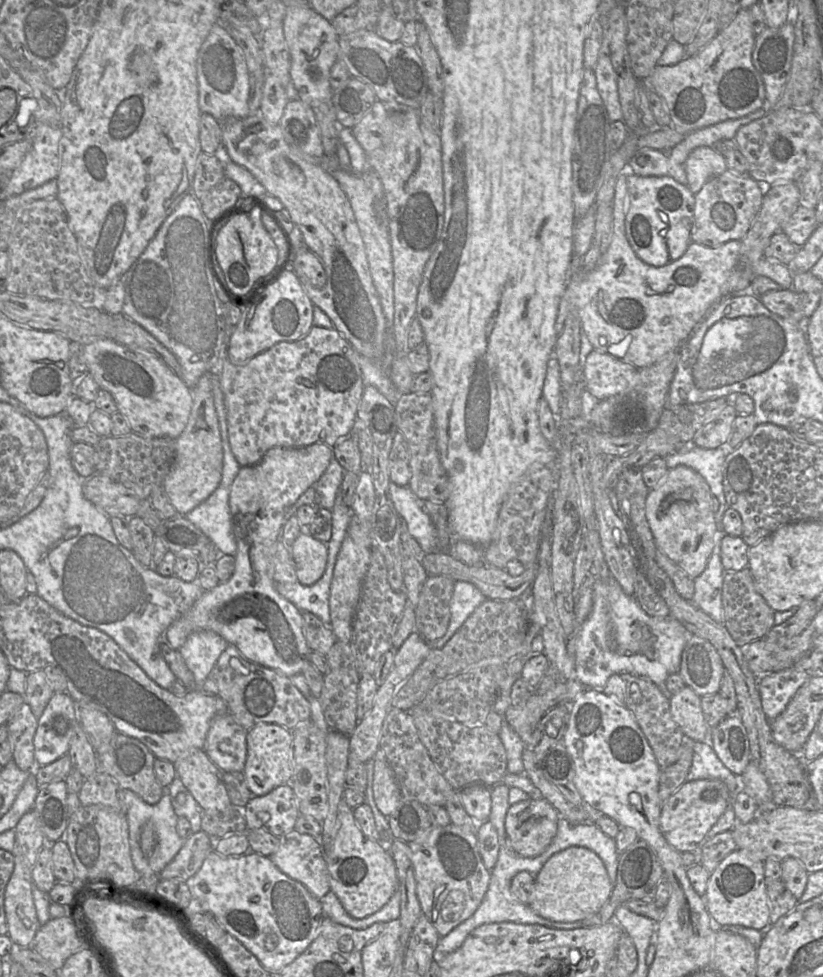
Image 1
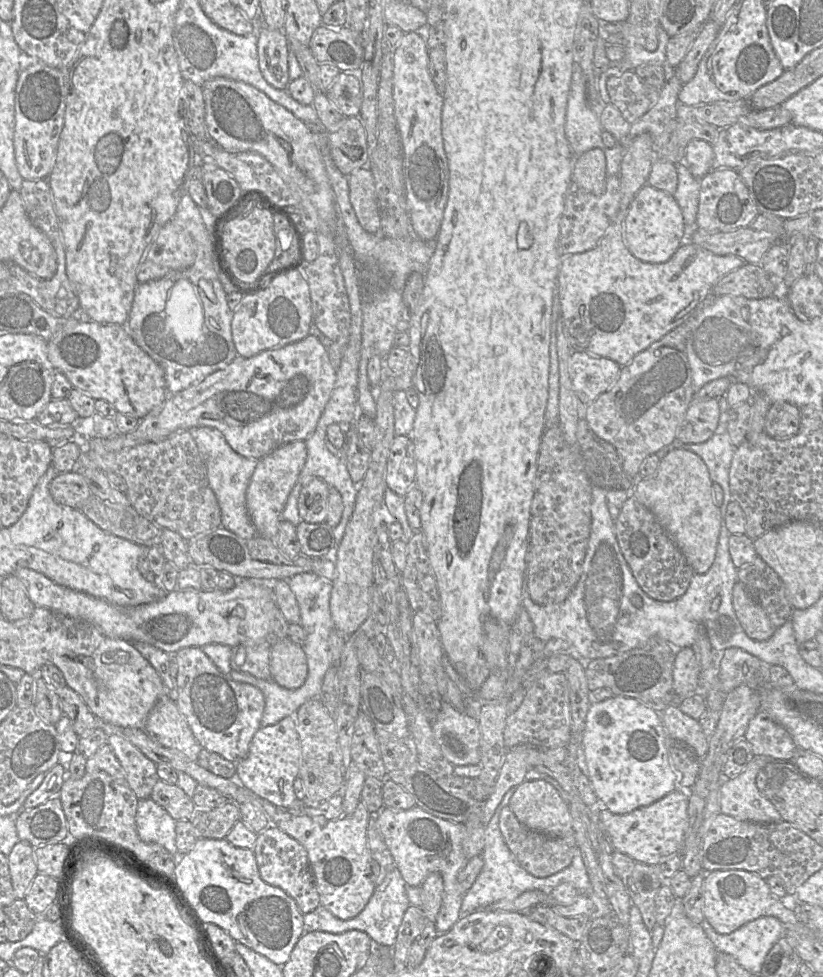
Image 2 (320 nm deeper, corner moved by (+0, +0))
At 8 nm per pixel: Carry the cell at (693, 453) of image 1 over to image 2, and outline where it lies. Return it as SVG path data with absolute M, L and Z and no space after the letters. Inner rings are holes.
M725 394L720 396L717 399L719 403L720 416L719 416L717 428L715 429L713 435L703 443L682 443L681 441L675 439L674 447L664 452L661 455L661 459L671 450L678 449L678 448L688 450L697 454L707 466L710 479L712 480L712 482L719 484L722 488L723 502L722 505L719 506L721 520L722 520L722 518L725 517L727 506L731 501L730 486L729 486L729 470L730 470L730 465L733 458L734 450L736 447L732 445L728 434L729 405L727 403Z

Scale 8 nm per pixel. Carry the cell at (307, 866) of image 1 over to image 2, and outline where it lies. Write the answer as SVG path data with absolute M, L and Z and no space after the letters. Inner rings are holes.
M272 824L257 835L253 852L262 880L285 891L303 915L315 910L320 905L320 897L304 846Z

